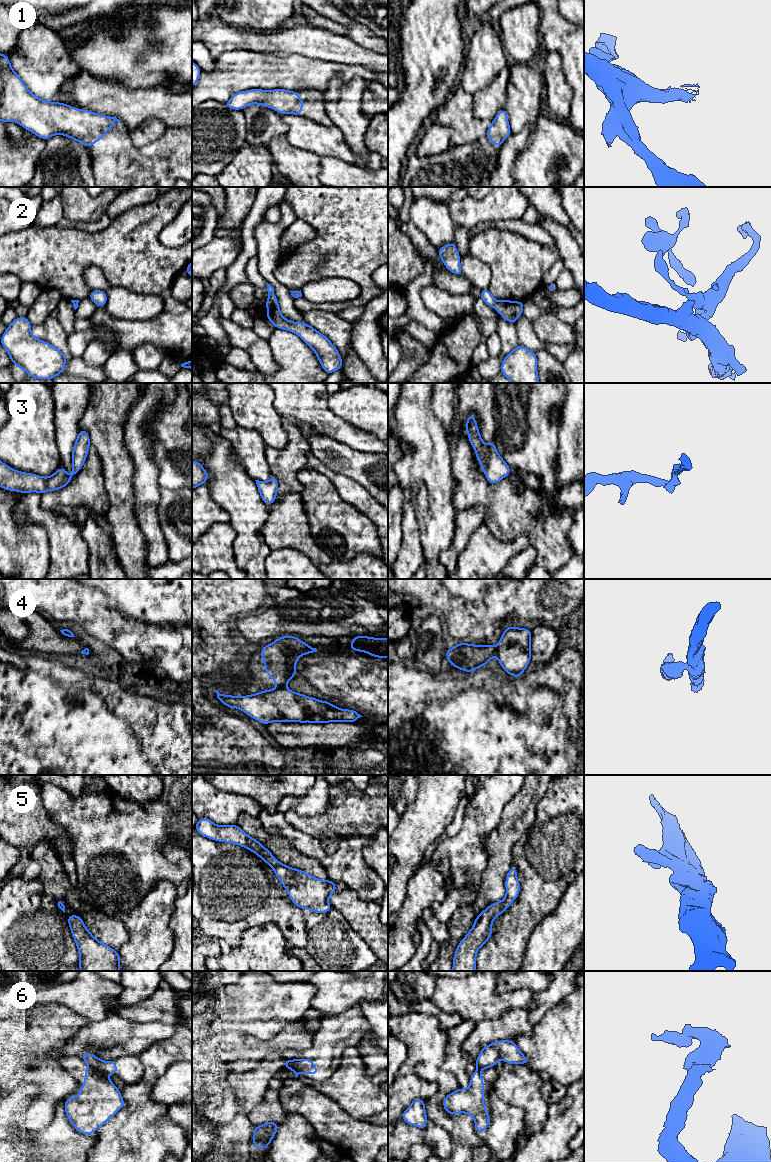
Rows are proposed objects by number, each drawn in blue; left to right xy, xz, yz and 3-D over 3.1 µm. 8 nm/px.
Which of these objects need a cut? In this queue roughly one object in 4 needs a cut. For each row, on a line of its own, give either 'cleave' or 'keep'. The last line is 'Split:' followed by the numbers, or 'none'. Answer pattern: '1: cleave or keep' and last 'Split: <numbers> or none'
1: keep
2: keep
3: keep
4: cleave
5: keep
6: cleave
Split: 4, 6

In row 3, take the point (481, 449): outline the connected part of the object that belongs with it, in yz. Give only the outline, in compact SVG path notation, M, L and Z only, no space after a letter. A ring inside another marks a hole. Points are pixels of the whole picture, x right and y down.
M469 414L465 430L468 434L469 442L474 447L476 459L480 462L488 482L495 484L508 476L511 472L511 468L498 454L494 441L489 445L483 442L473 414Z

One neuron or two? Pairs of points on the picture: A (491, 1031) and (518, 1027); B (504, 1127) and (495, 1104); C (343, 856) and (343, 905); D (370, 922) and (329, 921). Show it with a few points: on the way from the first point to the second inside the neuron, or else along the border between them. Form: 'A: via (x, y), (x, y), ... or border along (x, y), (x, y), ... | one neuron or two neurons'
A: via (498, 1029), (511, 1027) | one neuron
B: via (504, 1121), (503, 1116), (498, 1110) | one neuron
C: border along (347, 887), (352, 889), (361, 899), (367, 901) | two neurons
D: border along (332, 907), (344, 916), (362, 940) | two neurons

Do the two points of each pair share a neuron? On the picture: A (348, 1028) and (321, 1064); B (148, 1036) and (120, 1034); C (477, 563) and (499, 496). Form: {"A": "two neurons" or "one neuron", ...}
{"A": "one neuron", "B": "one neuron", "C": "two neurons"}

